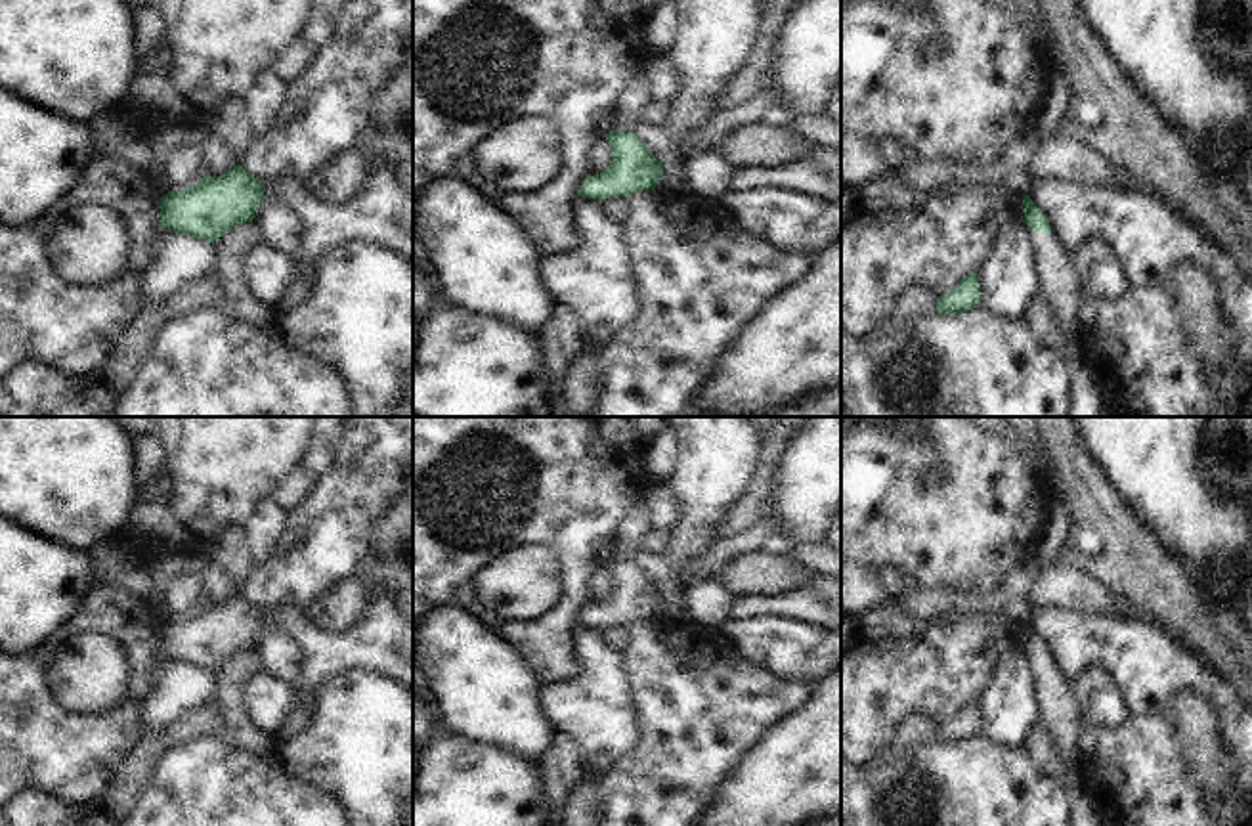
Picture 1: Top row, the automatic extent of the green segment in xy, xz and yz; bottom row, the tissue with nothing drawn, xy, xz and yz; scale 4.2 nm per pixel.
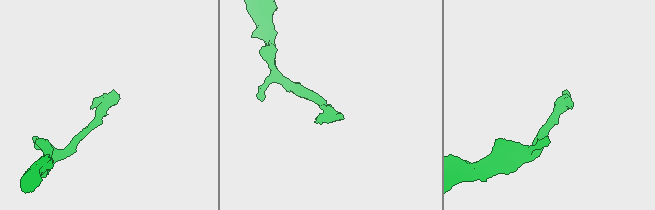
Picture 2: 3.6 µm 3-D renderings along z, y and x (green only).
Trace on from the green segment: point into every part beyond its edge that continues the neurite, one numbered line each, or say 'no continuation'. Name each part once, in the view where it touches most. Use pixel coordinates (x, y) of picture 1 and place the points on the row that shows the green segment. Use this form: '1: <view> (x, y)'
1: yz (1059, 285)

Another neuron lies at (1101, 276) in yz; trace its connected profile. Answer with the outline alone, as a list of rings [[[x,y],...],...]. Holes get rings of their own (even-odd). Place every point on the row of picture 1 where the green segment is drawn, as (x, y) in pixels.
[[[1090,239],[1072,252],[1084,296],[1111,302],[1128,289],[1124,270],[1103,239]]]

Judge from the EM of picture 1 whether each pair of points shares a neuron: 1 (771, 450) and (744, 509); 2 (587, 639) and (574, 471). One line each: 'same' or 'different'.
1: same
2: different

